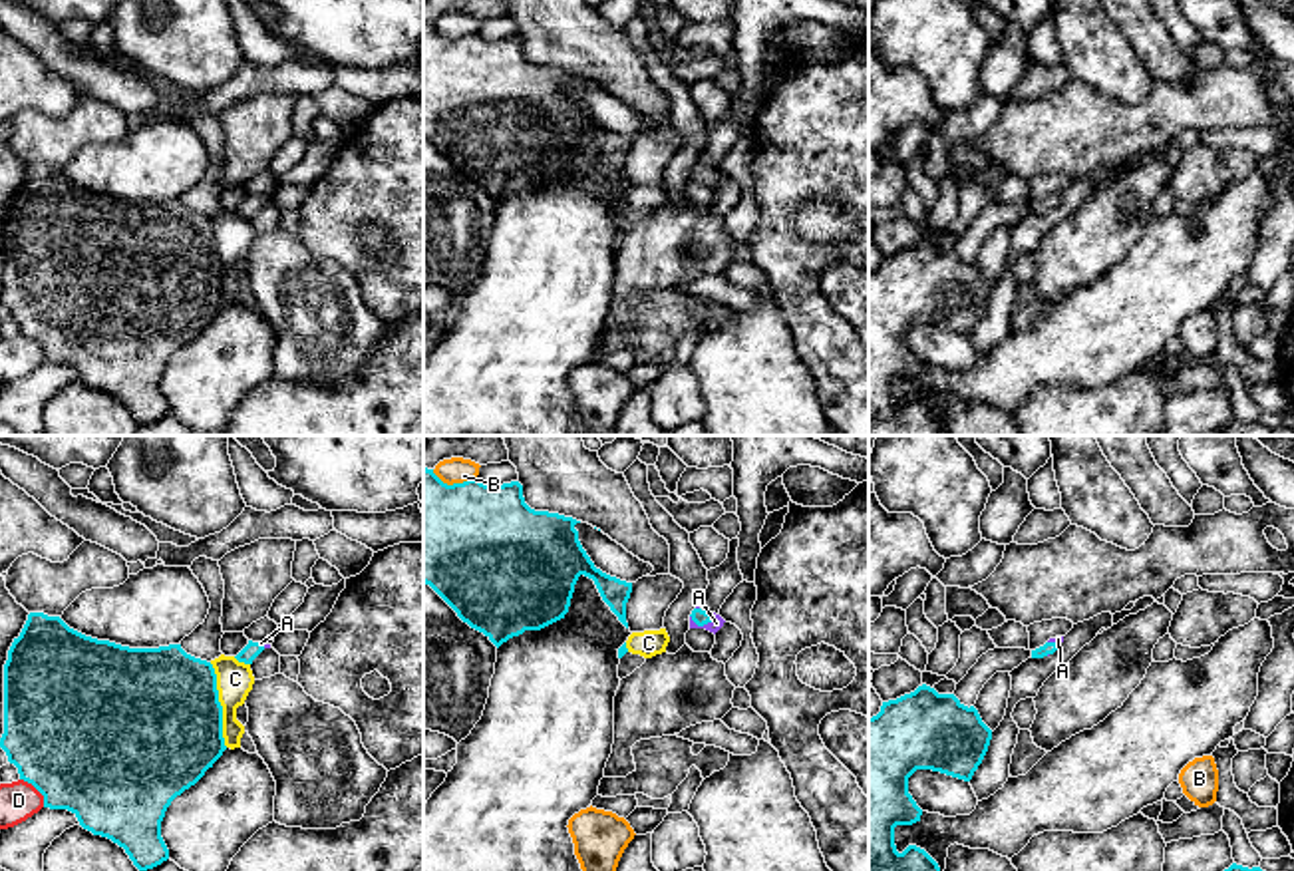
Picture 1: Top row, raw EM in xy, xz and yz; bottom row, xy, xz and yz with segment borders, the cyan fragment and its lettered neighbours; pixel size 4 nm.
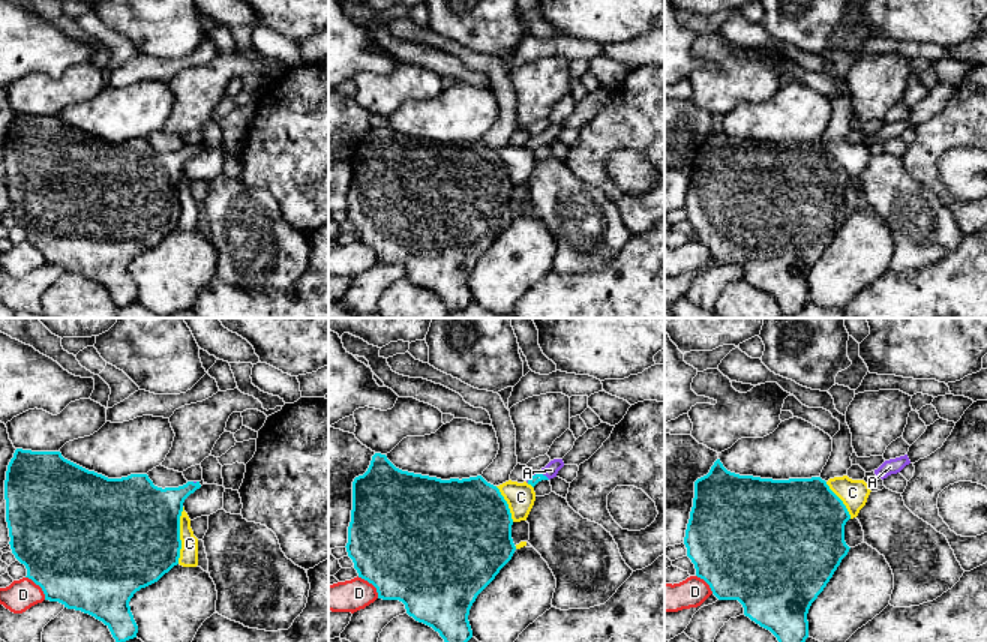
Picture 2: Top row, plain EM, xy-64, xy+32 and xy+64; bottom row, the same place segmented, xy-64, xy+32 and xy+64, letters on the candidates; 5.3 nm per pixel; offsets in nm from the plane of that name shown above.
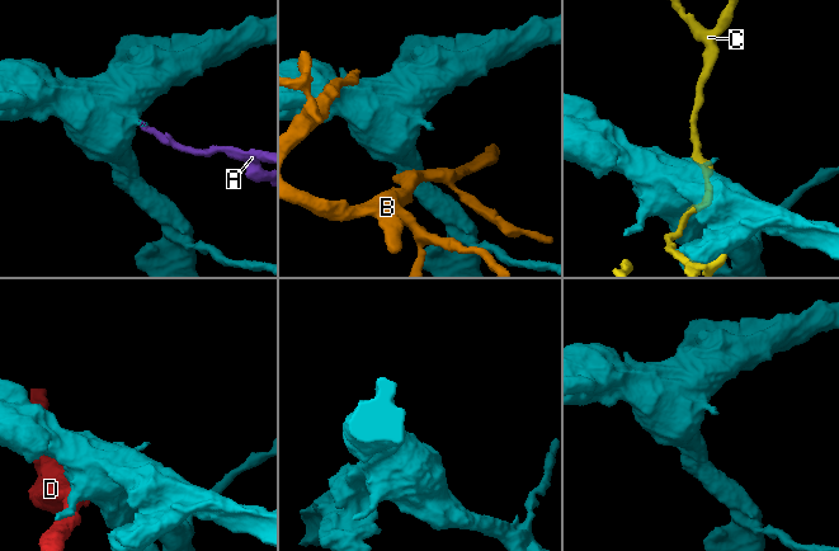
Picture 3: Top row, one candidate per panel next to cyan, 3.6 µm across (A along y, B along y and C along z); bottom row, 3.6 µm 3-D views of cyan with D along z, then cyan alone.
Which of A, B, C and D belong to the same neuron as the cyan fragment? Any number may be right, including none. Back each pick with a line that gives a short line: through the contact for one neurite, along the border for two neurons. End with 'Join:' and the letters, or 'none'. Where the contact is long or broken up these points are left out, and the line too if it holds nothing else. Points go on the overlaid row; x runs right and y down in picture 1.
A: line xz (700, 617), (700, 625), (716, 623)
Join: A

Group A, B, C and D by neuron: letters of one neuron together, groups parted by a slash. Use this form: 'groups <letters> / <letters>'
groups A / B / C / D

